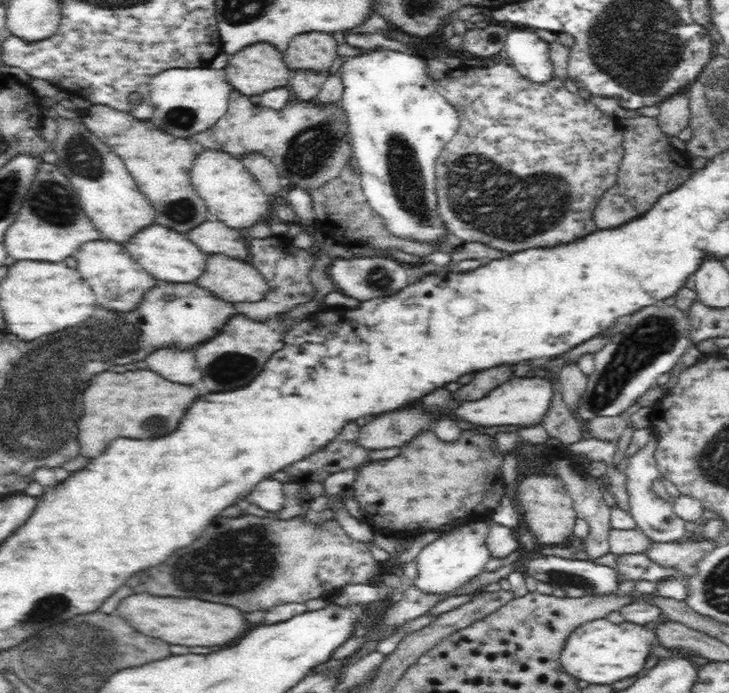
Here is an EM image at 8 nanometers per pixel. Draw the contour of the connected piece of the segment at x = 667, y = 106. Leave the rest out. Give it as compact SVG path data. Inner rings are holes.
M686 94L674 96L659 104L655 116L658 130L666 138L676 140L680 132L689 126L691 112Z

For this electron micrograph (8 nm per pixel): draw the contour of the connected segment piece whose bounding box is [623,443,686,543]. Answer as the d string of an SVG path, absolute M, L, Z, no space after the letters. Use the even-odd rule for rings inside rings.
M655 445L640 450L634 456L628 457L626 468L624 468L624 478L626 478L626 494L628 494L628 508L635 520L636 529L648 536L655 543L674 543L678 542L686 530L684 521L673 511L673 504L669 500L660 498L654 493L652 486L660 478L657 463L653 457L652 448Z

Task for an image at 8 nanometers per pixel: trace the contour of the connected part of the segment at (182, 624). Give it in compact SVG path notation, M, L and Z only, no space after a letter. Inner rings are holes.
M148 590L122 598L118 602L116 612L132 628L144 632L146 636L156 636L156 638L162 638L170 644L182 644L182 646L226 644L226 642L238 638L238 632L242 632L242 628L244 628L240 612L230 606L214 604L214 602L206 602L206 600L196 600L196 598L154 596L154 594L149 594ZM182 638L186 638L186 640L182 640Z

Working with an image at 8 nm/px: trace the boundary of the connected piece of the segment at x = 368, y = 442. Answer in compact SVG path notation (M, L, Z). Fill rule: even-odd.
M419 406L408 408L406 411L394 412L392 415L385 415L373 419L370 423L361 428L359 445L368 450L386 450L386 448L400 447L410 443L418 432L424 432L433 428L435 422L448 413L433 416L424 412Z

